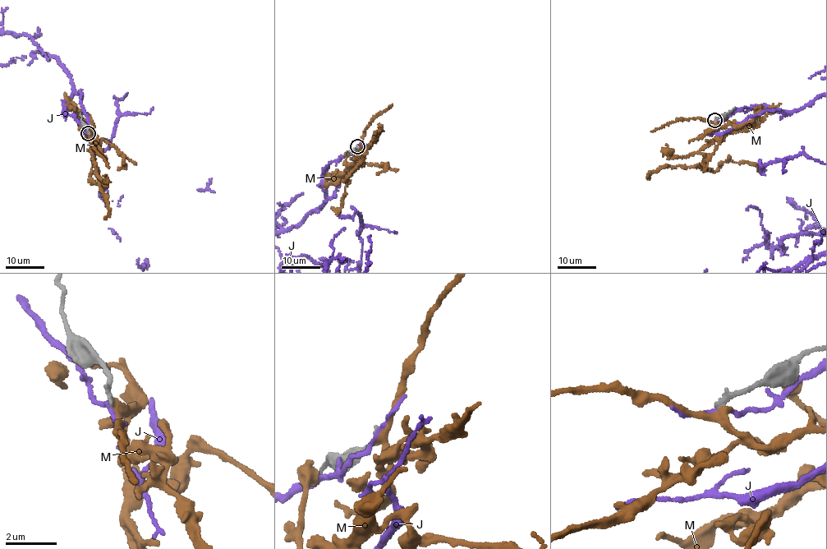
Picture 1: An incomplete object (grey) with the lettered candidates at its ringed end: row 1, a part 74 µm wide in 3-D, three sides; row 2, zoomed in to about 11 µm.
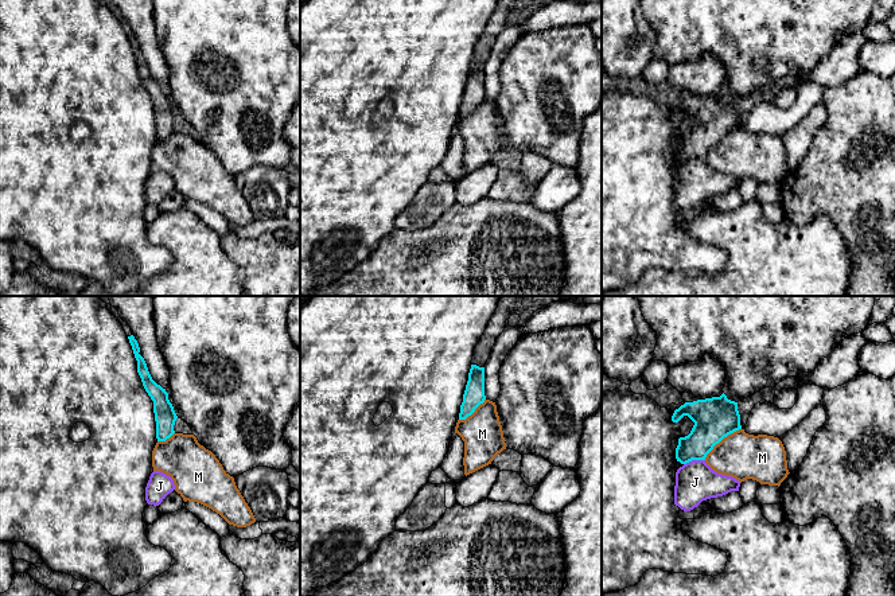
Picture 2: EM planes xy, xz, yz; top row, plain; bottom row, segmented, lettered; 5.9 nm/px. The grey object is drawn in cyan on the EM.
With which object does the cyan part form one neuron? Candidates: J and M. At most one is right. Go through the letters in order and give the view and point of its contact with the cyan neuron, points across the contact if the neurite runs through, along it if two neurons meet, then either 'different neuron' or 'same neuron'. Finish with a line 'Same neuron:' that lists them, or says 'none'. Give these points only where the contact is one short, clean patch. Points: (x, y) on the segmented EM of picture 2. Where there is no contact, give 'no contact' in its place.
J: contact yz (693, 459); border yz (704, 459), (692, 459), (684, 464); different neuron
M: contact yz (720, 440); border yz (740, 428), (724, 436), (704, 459); different neuron
Same neuron: none

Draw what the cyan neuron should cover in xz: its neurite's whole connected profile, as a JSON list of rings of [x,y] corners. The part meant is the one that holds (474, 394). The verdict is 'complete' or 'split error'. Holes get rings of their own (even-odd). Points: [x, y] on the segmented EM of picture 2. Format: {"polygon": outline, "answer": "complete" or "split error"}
{"polygon": [[[502,296],[489,324],[474,348],[468,381],[460,405],[459,420],[466,420],[485,402],[485,365],[495,339],[509,326],[510,316],[522,305],[525,296]]], "answer": "split error"}

